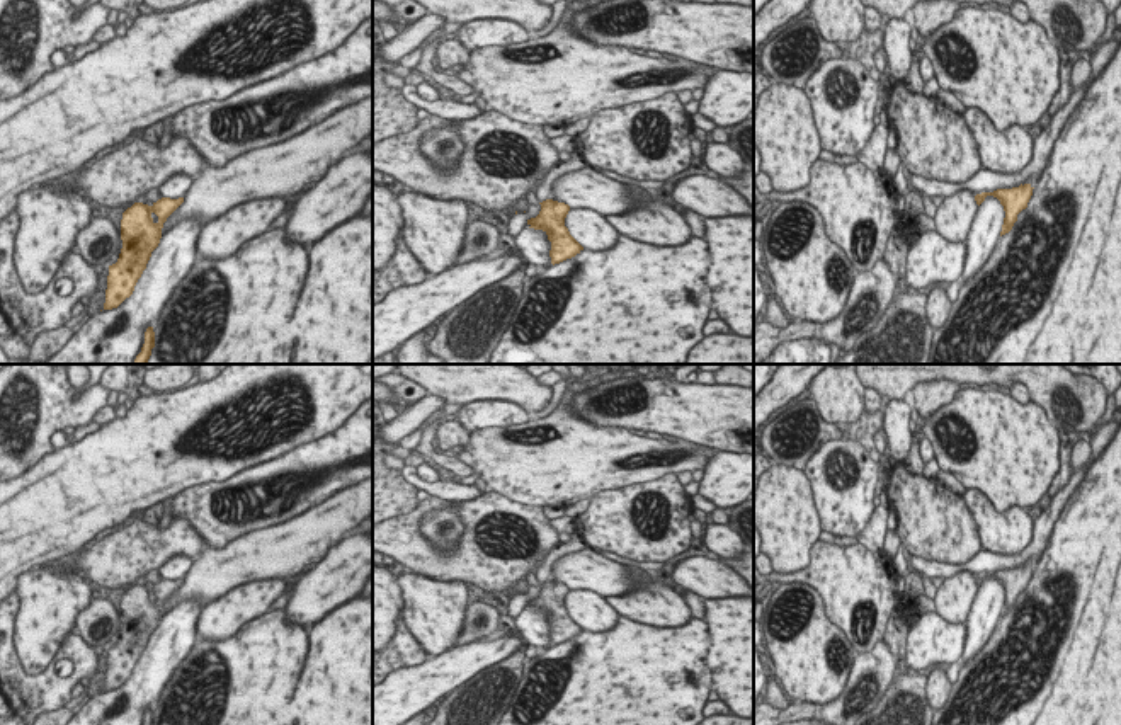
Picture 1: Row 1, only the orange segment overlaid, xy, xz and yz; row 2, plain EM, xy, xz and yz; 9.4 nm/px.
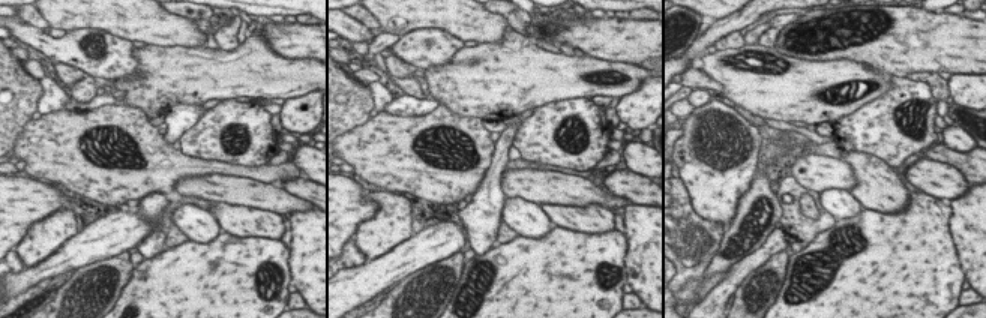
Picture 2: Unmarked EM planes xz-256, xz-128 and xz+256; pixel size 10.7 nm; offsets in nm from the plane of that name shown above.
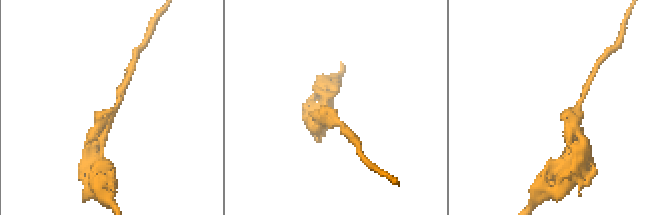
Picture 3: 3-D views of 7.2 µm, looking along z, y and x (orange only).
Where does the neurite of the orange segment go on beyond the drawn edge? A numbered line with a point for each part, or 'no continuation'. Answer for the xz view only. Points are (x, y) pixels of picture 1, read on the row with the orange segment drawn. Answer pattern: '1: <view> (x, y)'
no continuation

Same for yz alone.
no continuation

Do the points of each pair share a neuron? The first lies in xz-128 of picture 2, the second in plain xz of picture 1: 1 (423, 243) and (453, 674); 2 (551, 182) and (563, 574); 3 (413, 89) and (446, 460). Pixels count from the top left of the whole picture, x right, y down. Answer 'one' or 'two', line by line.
1: one
2: one
3: one

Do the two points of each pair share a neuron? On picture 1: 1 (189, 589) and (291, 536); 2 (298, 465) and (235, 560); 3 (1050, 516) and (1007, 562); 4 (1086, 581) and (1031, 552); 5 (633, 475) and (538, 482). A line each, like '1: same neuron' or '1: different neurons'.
1: same neuron
2: different neurons
3: same neuron
4: different neurons
5: same neuron

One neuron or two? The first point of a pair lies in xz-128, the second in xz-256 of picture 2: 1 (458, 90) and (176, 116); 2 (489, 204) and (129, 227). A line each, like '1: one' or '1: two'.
1: two
2: two

